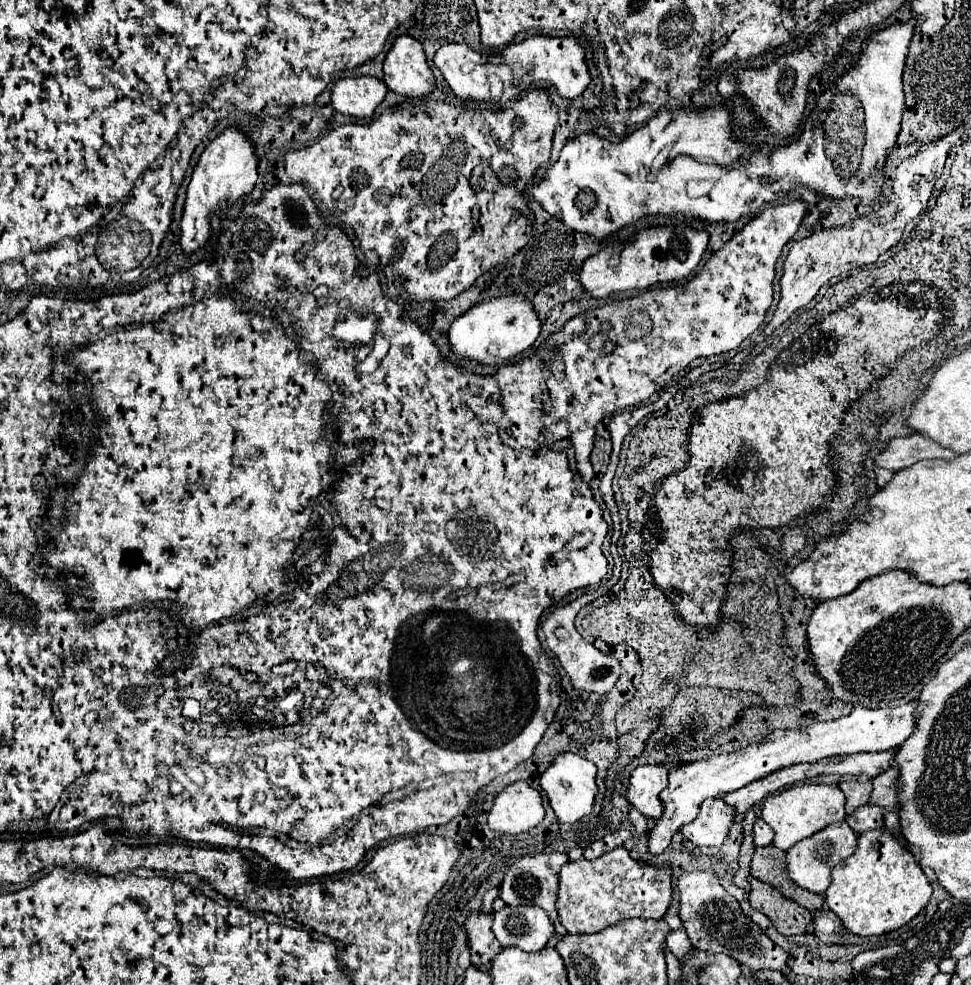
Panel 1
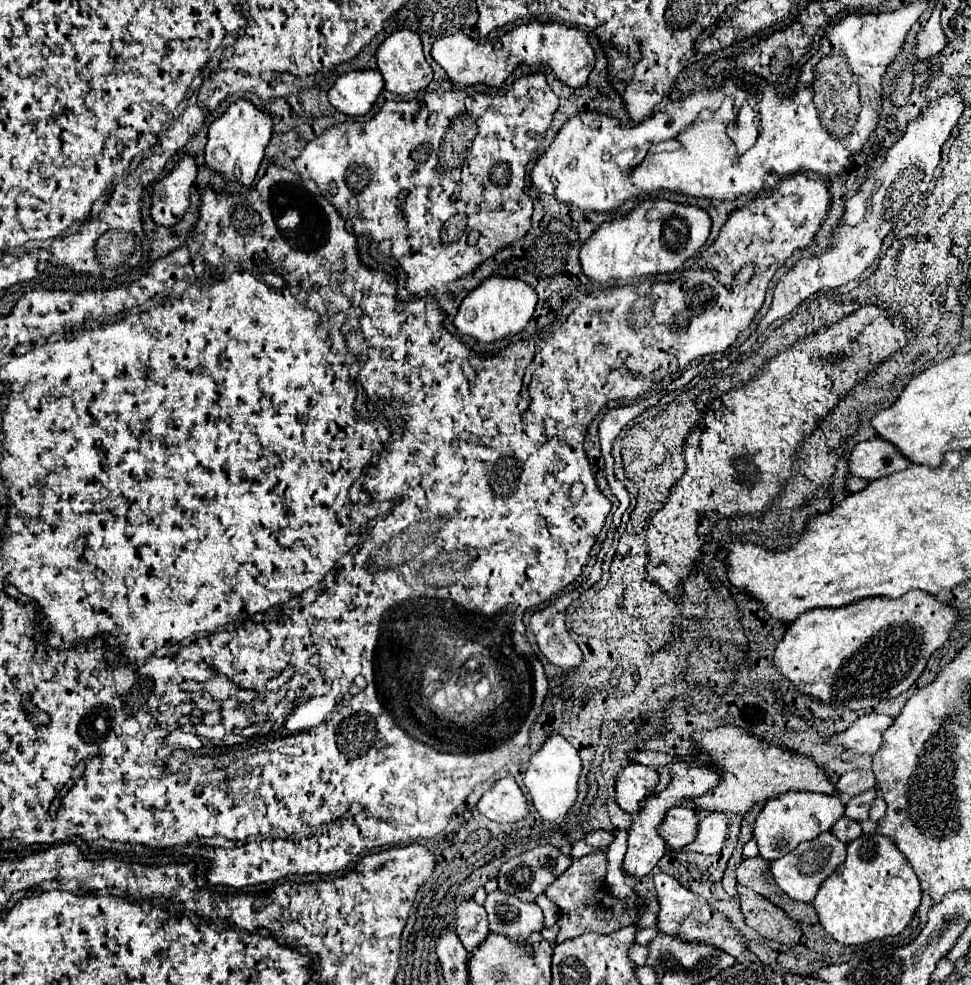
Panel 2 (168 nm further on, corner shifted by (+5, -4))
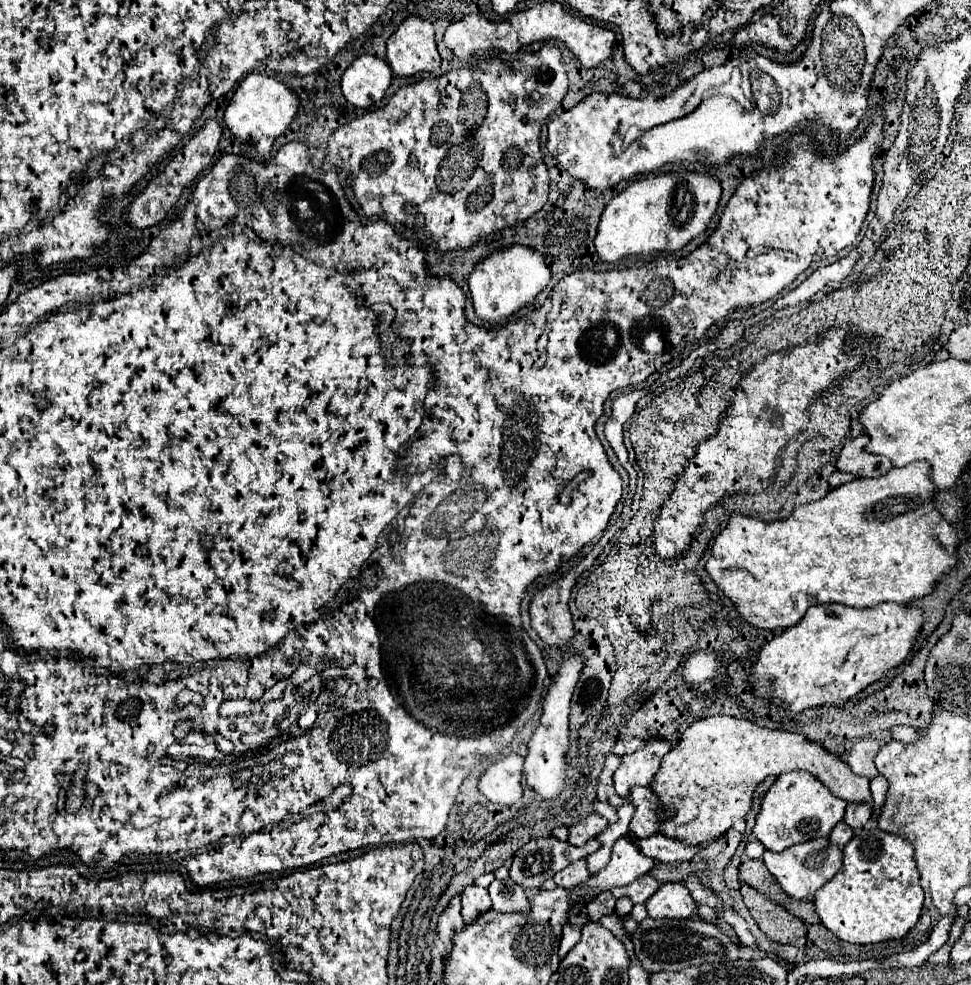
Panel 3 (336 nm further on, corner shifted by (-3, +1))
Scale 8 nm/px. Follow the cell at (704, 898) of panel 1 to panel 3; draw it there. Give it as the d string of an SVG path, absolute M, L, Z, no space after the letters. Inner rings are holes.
M666 882L646 900L646 910L650 918L688 918L696 914L694 900L686 886L680 882Z

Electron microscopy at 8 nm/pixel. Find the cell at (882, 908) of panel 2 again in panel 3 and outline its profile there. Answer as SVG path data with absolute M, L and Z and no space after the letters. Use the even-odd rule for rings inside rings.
M862 828L854 832L852 840L844 846L842 854L844 854L842 870L814 894L816 914L820 916L822 924L834 936L850 944L878 944L886 940L904 938L916 926L924 902L924 890L918 884L920 874L916 870L914 852L910 844L902 836L888 834L880 828L872 828L872 830Z

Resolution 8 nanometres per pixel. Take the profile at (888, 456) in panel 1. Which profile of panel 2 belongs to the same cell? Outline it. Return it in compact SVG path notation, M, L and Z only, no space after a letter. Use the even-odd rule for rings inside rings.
M878 437L858 443L848 463L852 475L868 481L890 475L894 471L902 471L904 467L910 465L912 463L908 459L902 459L902 455L898 455L898 449L892 443L886 443L884 439Z

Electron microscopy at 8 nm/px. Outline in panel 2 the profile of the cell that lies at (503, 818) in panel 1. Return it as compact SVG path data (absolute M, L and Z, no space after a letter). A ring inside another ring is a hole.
M504 777L494 783L494 787L482 795L478 801L478 811L496 823L516 823L530 815L528 799L512 777Z

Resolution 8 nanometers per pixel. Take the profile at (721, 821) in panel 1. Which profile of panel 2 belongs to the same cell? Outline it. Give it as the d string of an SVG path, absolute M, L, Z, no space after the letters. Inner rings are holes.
M678 805L668 811L662 823L662 837L670 849L682 849L686 843L694 841L698 827L698 809L692 805Z

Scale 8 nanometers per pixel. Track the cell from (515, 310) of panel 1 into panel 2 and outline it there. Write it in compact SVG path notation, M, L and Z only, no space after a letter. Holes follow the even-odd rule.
M490 277L480 287L470 291L470 295L466 295L454 319L454 327L458 329L458 333L474 337L478 343L496 343L510 335L522 333L534 315L534 307L536 293L530 285L518 279Z

